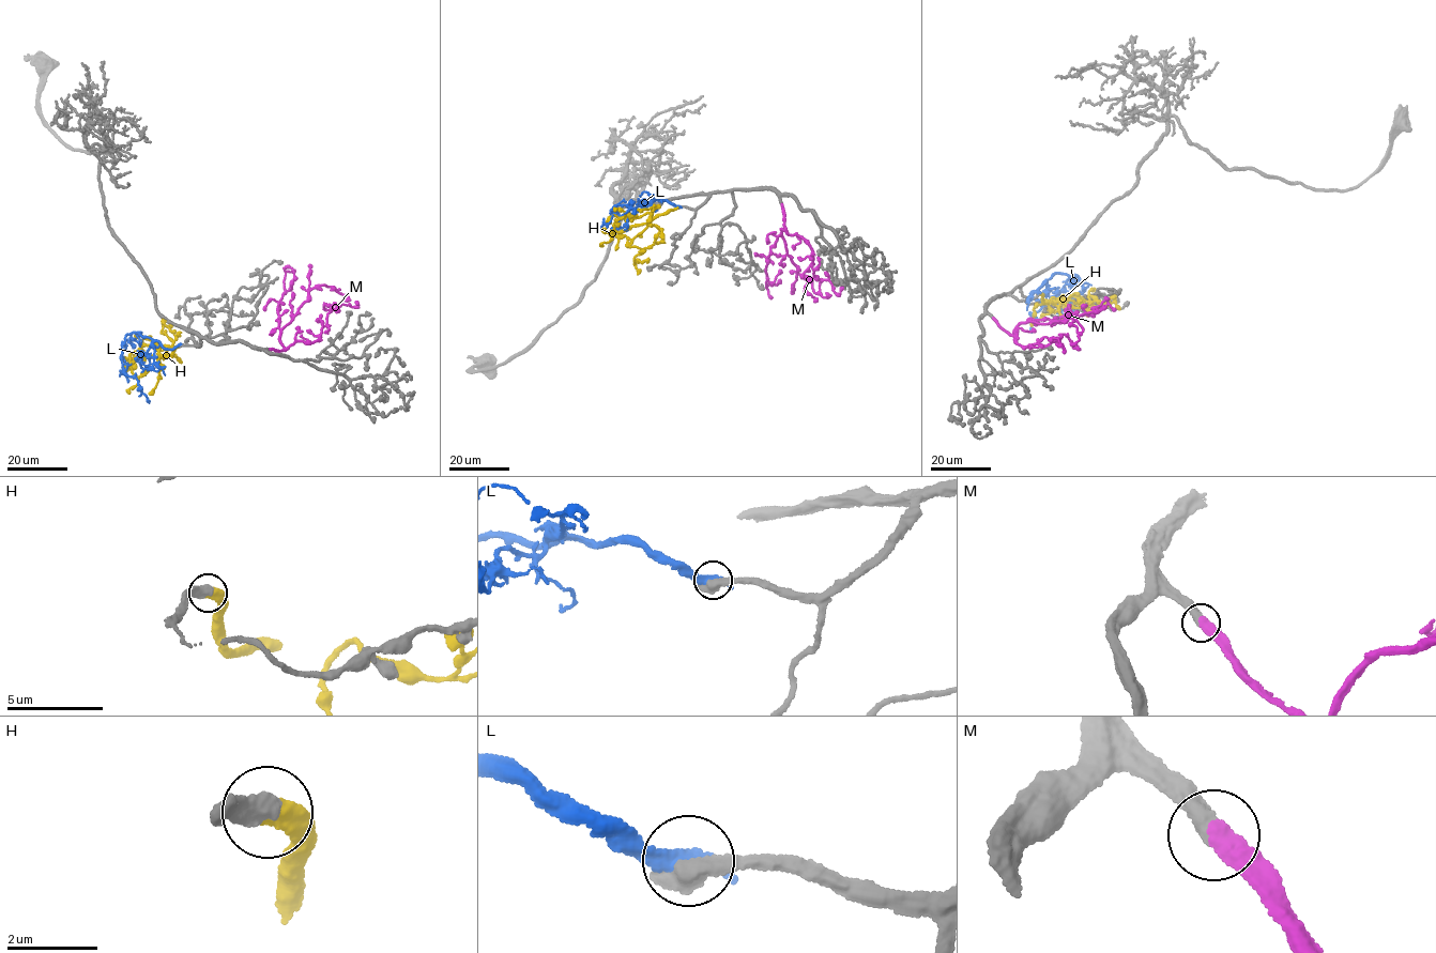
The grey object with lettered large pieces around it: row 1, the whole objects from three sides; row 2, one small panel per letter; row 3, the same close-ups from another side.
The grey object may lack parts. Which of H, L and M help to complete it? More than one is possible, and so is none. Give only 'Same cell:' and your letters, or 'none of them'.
Same cell: H, M

